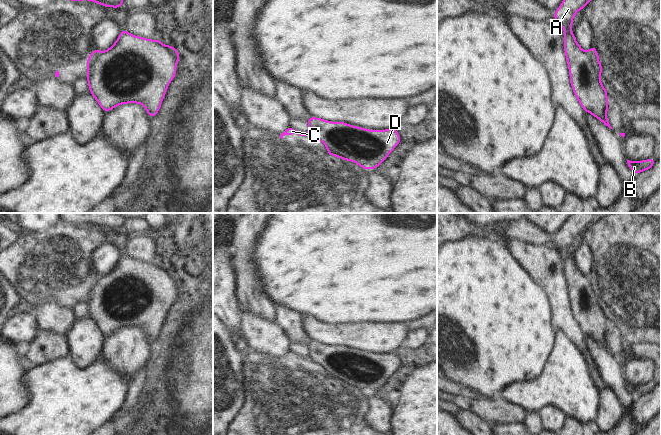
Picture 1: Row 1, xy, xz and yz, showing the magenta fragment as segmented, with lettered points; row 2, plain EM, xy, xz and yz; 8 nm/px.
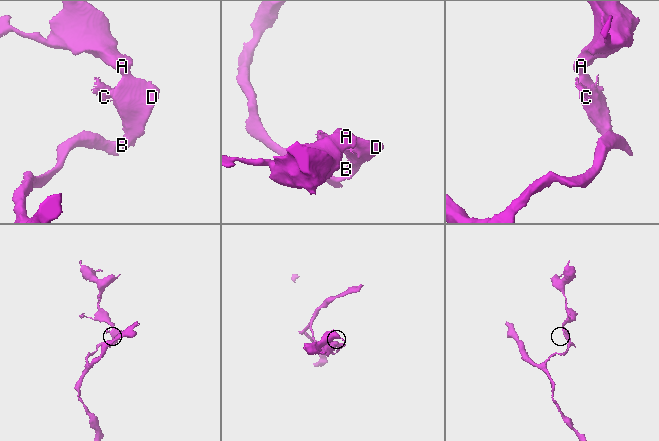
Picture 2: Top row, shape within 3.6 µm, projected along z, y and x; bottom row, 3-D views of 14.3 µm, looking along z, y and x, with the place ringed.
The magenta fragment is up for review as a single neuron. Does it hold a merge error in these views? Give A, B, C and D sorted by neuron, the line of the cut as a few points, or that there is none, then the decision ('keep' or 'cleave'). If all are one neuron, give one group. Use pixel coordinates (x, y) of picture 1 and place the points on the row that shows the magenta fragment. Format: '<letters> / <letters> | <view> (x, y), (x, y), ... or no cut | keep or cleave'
A B D / C | xz (308, 133), (314, 137), (333, 139), (347, 151), (347, 159) | cleave

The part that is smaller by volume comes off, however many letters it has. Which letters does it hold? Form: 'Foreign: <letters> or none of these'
Foreign: C

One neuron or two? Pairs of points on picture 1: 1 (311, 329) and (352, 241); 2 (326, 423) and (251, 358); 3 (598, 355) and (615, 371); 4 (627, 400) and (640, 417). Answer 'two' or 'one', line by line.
1: two
2: one
3: one
4: two

